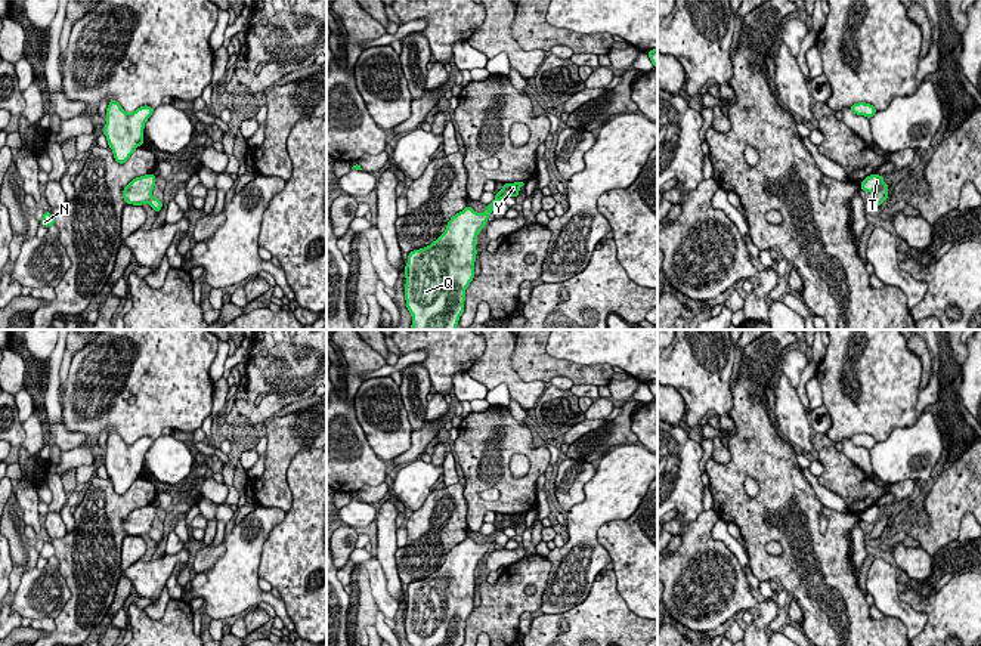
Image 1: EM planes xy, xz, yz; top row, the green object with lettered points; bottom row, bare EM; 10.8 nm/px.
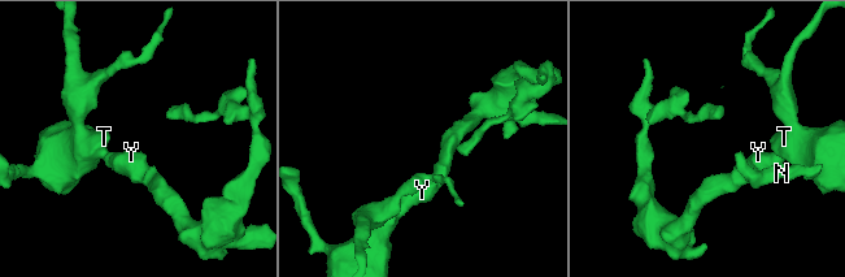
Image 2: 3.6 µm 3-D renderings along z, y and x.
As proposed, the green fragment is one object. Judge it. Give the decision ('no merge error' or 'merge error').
no merge error

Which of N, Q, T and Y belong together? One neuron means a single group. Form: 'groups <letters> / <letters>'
groups N Q T Y

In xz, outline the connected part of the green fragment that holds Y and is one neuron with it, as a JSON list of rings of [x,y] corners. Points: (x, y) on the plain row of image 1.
[[[526,513],[504,514],[502,520],[495,525],[495,531],[488,535],[483,544],[474,543],[467,537],[446,554],[445,563],[430,577],[414,581],[408,585],[405,597],[405,631],[411,646],[462,646],[465,621],[474,609],[476,569],[486,557],[489,545],[495,543],[495,534],[505,528],[517,528],[519,519]]]

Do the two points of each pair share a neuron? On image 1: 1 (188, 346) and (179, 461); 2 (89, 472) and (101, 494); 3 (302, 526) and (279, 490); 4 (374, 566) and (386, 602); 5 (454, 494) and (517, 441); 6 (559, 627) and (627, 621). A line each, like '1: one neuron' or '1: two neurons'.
1: two neurons
2: two neurons
3: two neurons
4: one neuron
5: two neurons
6: one neuron

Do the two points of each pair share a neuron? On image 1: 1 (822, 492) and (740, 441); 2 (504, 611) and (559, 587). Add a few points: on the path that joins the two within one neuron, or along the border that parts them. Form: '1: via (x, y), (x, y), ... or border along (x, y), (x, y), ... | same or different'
1: border along (801, 469), (817, 498), (836, 512) | different
2: border along (550, 560), (551, 569), (539, 608) | different

